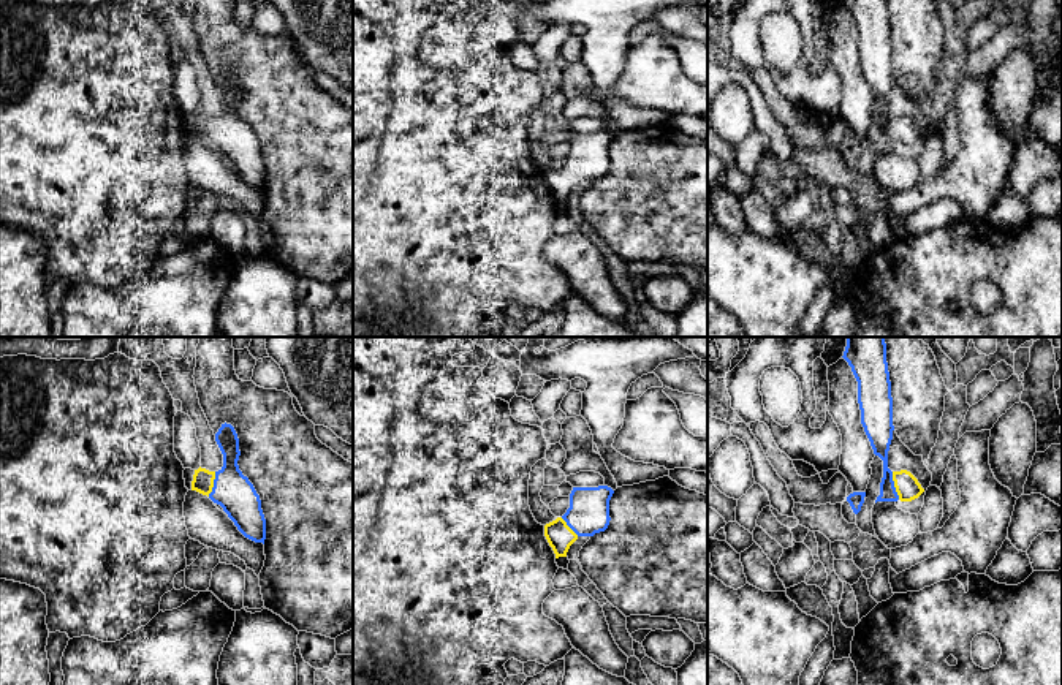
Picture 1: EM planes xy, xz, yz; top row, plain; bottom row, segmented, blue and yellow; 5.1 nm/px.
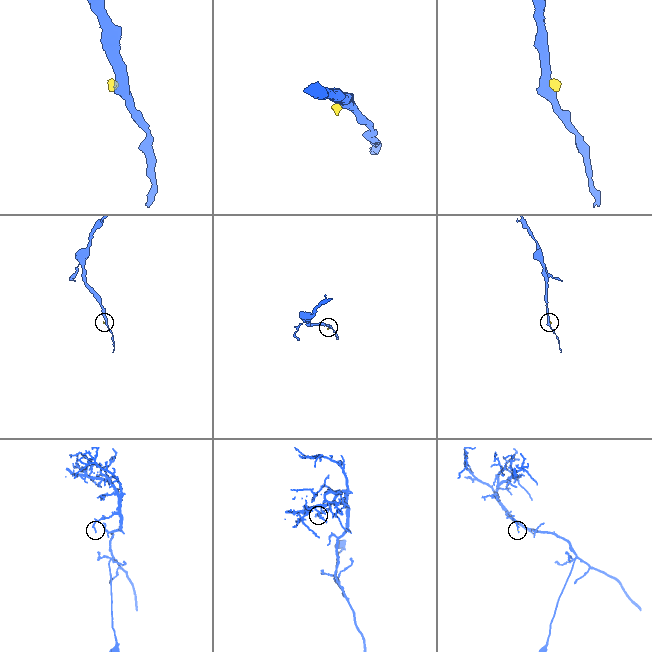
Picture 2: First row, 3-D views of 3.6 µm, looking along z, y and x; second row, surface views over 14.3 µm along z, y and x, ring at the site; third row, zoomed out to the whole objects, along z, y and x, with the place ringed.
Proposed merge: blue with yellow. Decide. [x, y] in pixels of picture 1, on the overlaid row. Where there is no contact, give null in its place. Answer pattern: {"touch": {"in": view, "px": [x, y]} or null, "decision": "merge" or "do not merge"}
{"touch": {"in": "yz", "px": [893, 486]}, "decision": "merge"}

